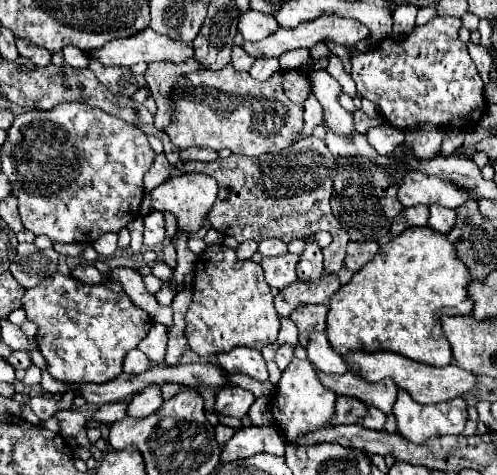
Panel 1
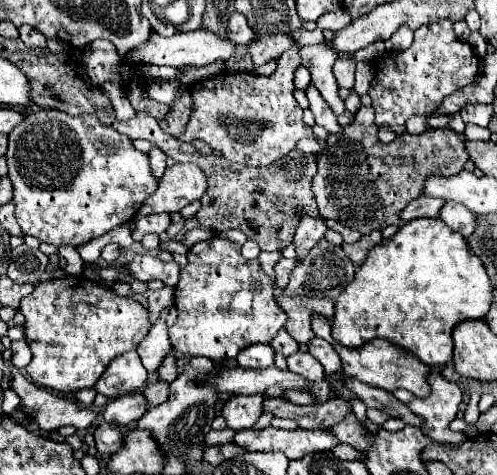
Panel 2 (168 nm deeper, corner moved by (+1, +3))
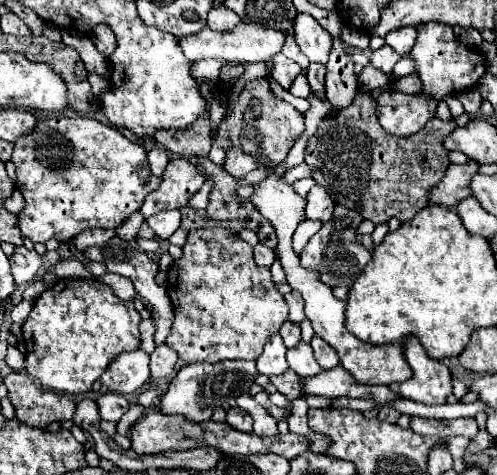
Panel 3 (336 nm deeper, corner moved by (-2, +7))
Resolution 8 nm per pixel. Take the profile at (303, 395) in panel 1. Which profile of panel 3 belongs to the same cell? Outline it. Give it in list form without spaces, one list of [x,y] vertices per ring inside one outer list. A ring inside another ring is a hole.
[[[300,342],[298,346],[288,350],[288,366],[298,376],[314,376],[314,372],[320,372],[320,364],[314,358],[312,346],[308,342]]]

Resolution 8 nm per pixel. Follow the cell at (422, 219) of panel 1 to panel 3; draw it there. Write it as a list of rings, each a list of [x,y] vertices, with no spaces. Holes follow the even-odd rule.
[[[470,160],[468,164],[456,166],[452,164],[446,170],[446,176],[430,190],[428,204],[440,204],[446,208],[454,208],[460,200],[470,196],[470,176],[478,172],[478,162]]]

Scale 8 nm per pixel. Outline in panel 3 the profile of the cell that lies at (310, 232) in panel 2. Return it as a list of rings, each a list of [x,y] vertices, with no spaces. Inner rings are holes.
[[[314,186],[308,196],[306,196],[306,208],[304,214],[308,220],[320,220],[320,222],[328,222],[332,218],[332,210],[334,210],[334,202],[330,200],[328,192],[322,186]]]

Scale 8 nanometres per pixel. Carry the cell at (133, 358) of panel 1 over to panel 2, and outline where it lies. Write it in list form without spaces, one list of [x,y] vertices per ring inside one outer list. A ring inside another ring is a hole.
[[[135,350],[125,352],[123,356],[117,356],[99,382],[95,384],[95,390],[99,394],[105,394],[107,398],[117,398],[123,394],[141,392],[147,382],[147,370],[141,364],[141,358]]]

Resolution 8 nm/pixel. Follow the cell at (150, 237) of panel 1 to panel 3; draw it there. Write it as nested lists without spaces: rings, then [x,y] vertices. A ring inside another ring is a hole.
[[[180,210],[174,212],[158,212],[150,218],[146,218],[150,228],[156,232],[158,238],[170,238],[178,226],[180,226]]]

